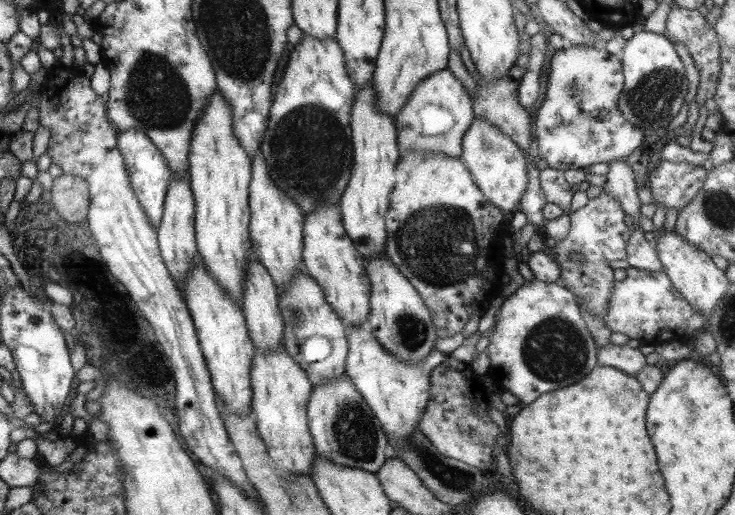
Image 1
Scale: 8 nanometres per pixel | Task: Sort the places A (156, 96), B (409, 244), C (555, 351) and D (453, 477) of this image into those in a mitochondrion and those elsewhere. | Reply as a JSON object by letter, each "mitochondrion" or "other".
{"A":"mitochondrion","B":"mitochondrion","C":"mitochondrion","D":"mitochondrion"}

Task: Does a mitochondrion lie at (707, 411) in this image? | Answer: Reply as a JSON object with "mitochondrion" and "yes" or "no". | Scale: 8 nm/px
{"mitochondrion":"no"}

